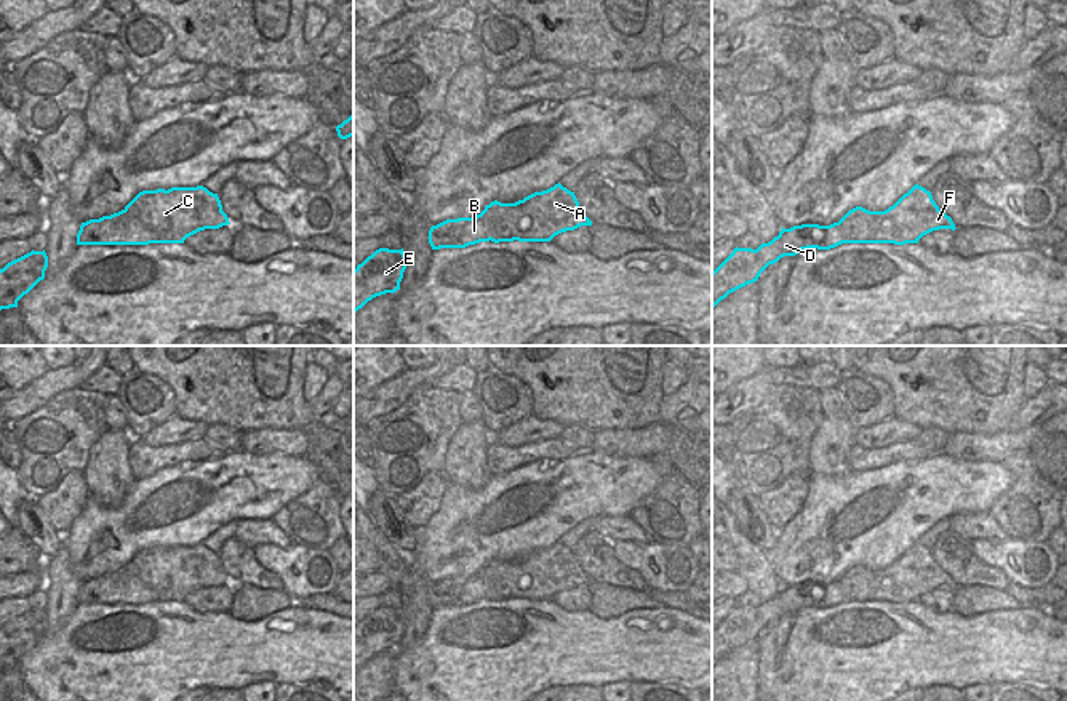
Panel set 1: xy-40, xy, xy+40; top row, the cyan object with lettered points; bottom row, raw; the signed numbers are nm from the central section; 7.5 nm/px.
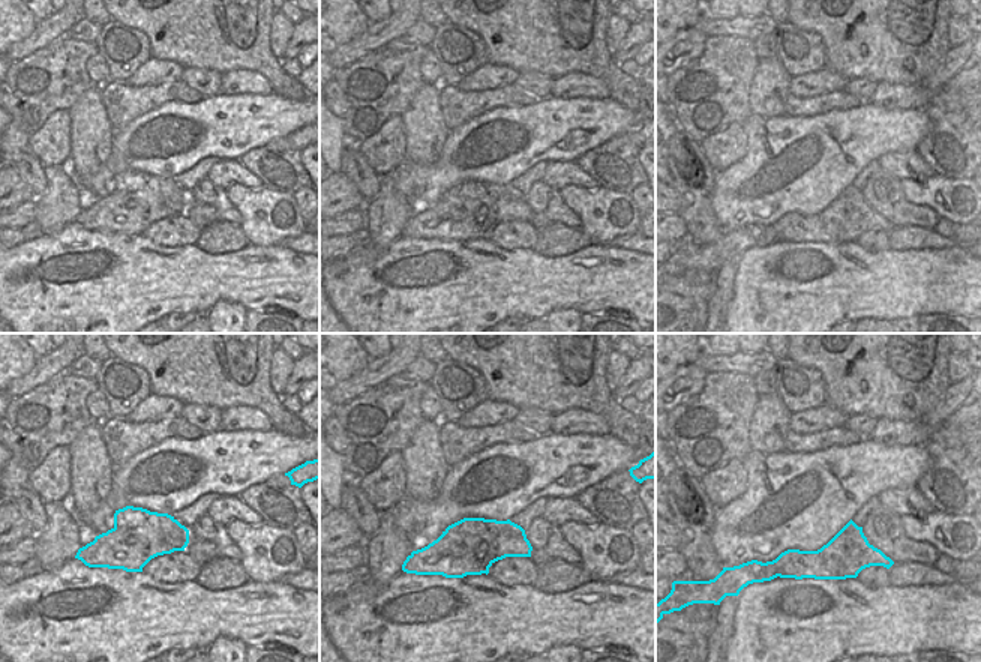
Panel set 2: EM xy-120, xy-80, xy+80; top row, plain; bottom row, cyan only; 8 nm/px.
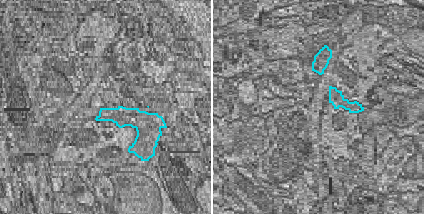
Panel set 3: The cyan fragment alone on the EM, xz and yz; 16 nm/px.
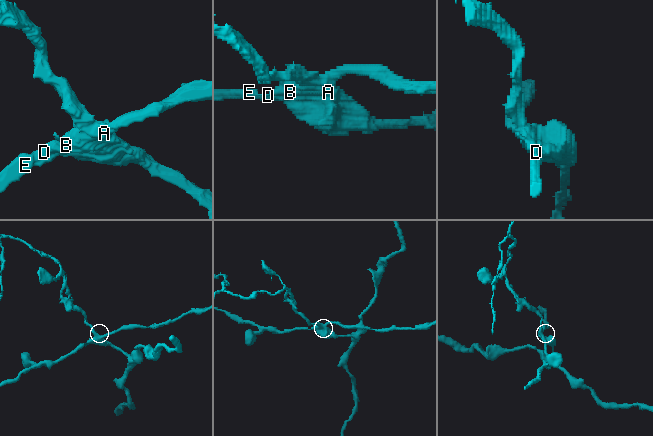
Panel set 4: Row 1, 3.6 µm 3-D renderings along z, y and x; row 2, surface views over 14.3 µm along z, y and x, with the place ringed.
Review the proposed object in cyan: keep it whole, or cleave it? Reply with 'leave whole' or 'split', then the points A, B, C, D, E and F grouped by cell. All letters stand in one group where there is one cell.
split | A C F / B D E

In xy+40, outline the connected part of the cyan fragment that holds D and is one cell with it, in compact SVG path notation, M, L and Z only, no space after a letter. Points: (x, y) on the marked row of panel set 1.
M840 221L830 226L801 224L784 229L757 250L734 248L733 253L712 272L712 309L729 293L753 283L760 274L784 256L795 256L801 250L830 250L851 243Z

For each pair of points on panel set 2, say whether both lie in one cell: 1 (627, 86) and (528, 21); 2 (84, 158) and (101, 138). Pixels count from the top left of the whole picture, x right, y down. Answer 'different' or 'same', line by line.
1: same
2: same

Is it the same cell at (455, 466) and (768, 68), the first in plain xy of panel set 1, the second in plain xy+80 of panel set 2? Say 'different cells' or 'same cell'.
same cell

